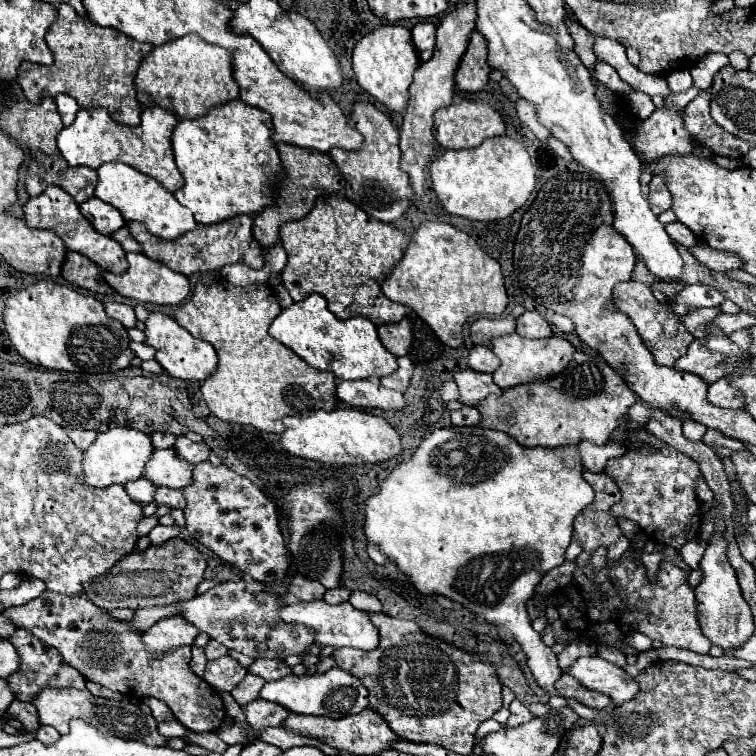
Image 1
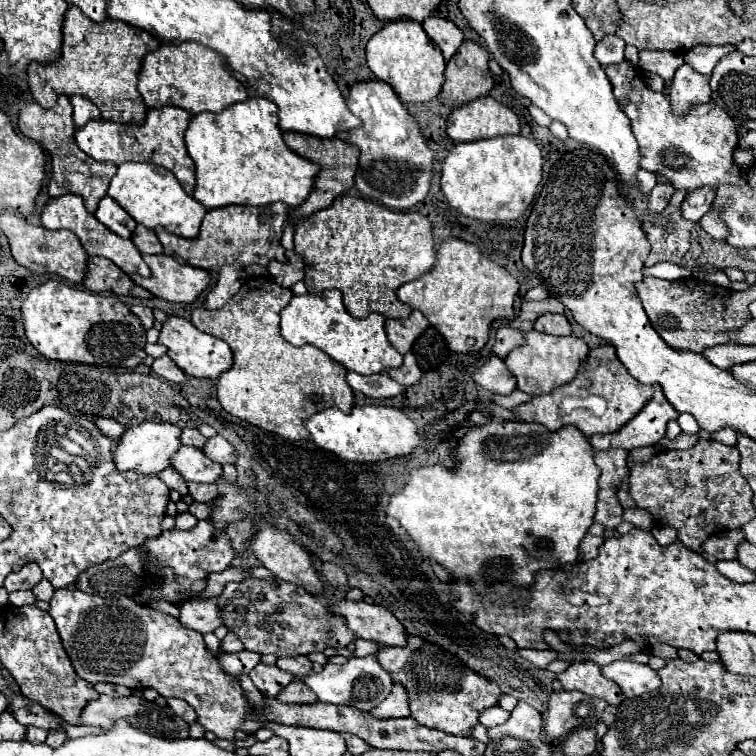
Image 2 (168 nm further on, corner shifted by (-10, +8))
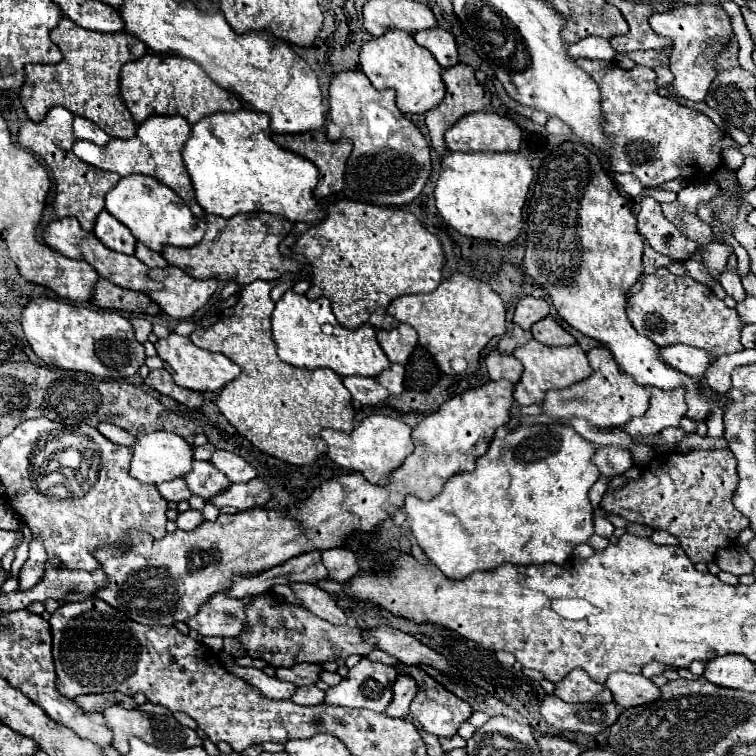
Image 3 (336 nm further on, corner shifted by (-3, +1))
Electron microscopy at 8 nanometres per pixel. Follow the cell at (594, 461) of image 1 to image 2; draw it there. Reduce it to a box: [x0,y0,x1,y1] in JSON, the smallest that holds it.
[589,384,679,450]

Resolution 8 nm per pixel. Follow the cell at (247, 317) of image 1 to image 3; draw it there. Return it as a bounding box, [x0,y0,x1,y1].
[190,281,354,465]

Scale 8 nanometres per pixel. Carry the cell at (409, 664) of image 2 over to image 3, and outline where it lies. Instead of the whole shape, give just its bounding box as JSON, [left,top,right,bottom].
[396,663,472,739]

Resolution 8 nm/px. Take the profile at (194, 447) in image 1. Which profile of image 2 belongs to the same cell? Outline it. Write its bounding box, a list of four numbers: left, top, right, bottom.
[203,434,237,464]

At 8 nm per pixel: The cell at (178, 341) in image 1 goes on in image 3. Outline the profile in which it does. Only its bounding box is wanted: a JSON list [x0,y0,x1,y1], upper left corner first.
[156,333,242,391]

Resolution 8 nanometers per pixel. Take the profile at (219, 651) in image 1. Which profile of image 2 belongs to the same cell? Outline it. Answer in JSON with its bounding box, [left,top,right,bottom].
[223,632,243,652]

